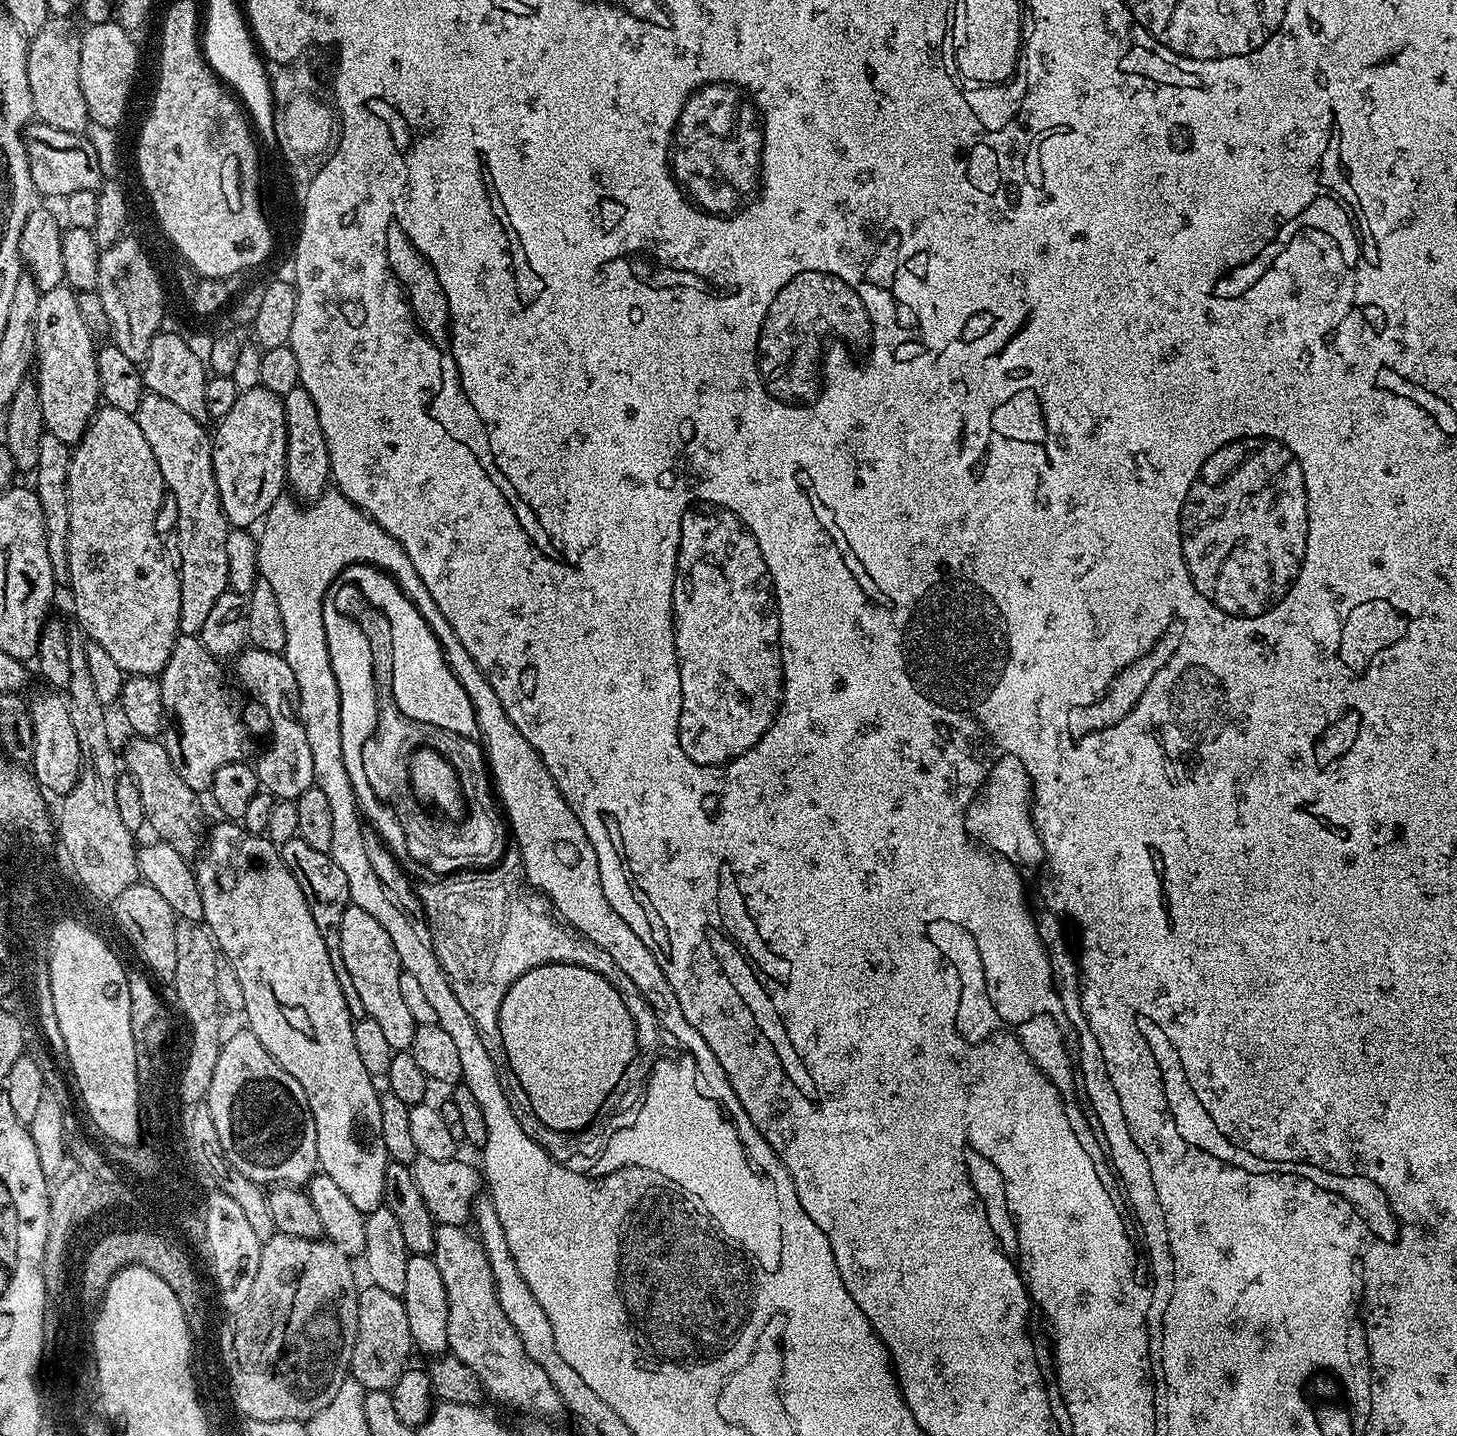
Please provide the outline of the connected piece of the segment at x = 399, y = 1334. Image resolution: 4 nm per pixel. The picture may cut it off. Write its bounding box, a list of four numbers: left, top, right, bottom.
[350,1283,414,1392]

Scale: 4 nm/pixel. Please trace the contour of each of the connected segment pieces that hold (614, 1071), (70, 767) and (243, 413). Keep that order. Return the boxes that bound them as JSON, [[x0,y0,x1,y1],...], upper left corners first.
[[499,964,630,1131],[30,690,80,798],[212,386,286,529]]

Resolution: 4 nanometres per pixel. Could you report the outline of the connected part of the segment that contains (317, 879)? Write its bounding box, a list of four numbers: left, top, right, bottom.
[279,838,350,982]

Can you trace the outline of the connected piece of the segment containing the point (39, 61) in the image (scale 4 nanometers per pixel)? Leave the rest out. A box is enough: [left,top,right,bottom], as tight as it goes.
[26,15,90,133]

